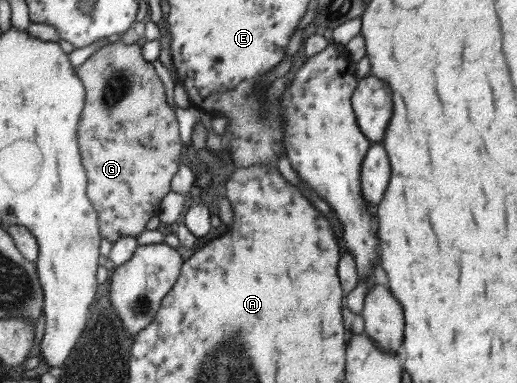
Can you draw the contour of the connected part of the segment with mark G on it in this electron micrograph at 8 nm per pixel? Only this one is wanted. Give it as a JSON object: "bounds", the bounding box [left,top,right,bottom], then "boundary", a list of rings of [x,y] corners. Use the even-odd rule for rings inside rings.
{"bounds":[76,40,183,243],"boundary":[[[120,40],[109,42],[94,52],[84,63],[81,63],[76,72],[84,81],[86,96],[89,98],[89,104],[85,106],[85,120],[81,120],[81,152],[85,152],[85,168],[89,168],[89,186],[88,195],[92,198],[93,205],[96,206],[100,219],[100,235],[108,239],[111,243],[123,238],[124,236],[139,236],[141,232],[147,230],[145,224],[158,216],[162,210],[164,199],[171,192],[171,181],[177,174],[179,165],[182,163],[181,154],[183,154],[183,140],[179,134],[179,122],[177,122],[176,109],[172,109],[167,102],[167,88],[157,76],[157,70],[151,62],[144,57],[142,41],[125,44]]]}

